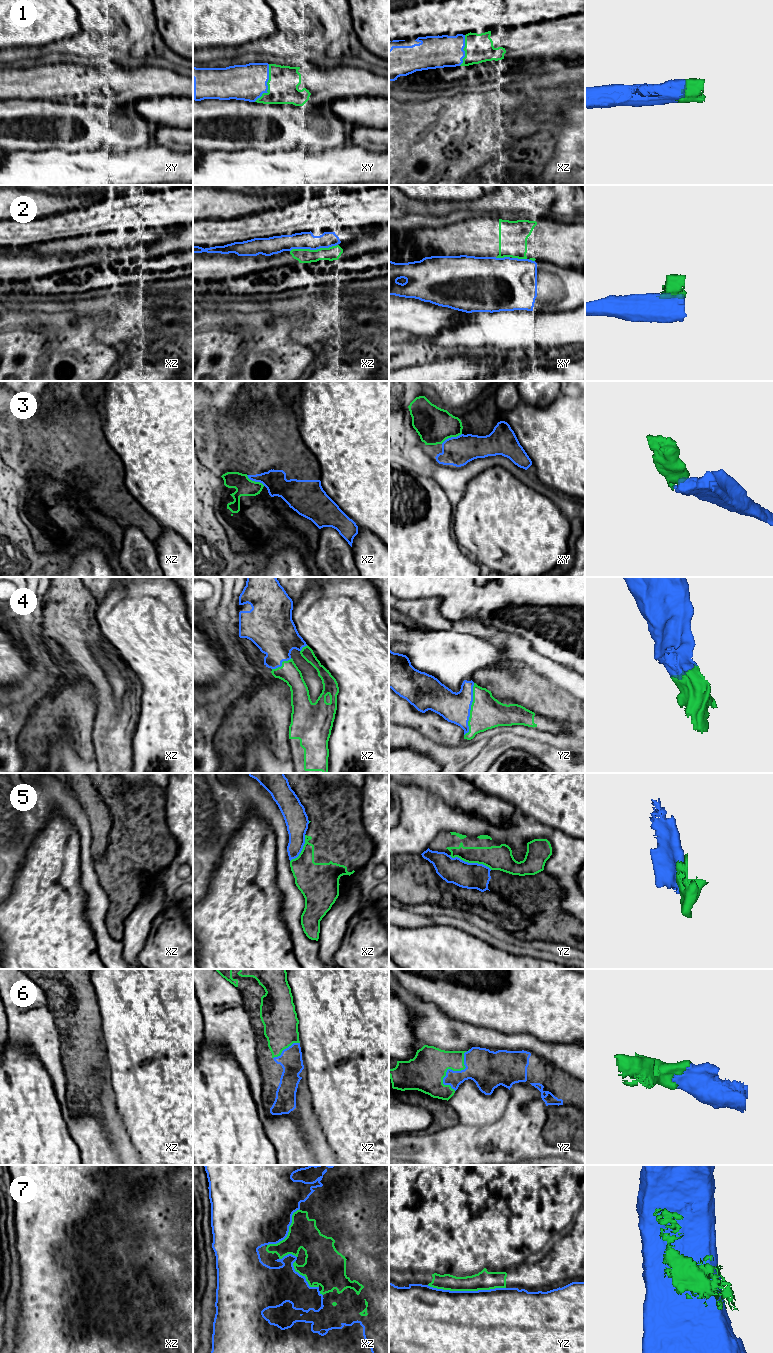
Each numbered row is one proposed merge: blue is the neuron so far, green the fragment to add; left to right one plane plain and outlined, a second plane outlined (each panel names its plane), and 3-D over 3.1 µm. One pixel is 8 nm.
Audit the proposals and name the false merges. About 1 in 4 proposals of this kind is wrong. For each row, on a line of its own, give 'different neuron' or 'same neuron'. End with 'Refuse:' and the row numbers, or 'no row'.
1: same neuron
2: different neuron
3: different neuron
4: same neuron
5: different neuron
6: same neuron
7: same neuron
Refuse: 2, 3, 5

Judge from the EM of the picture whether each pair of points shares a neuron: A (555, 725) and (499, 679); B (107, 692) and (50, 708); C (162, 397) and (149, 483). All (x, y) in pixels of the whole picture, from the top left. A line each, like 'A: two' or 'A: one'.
A: two
B: two
C: one

